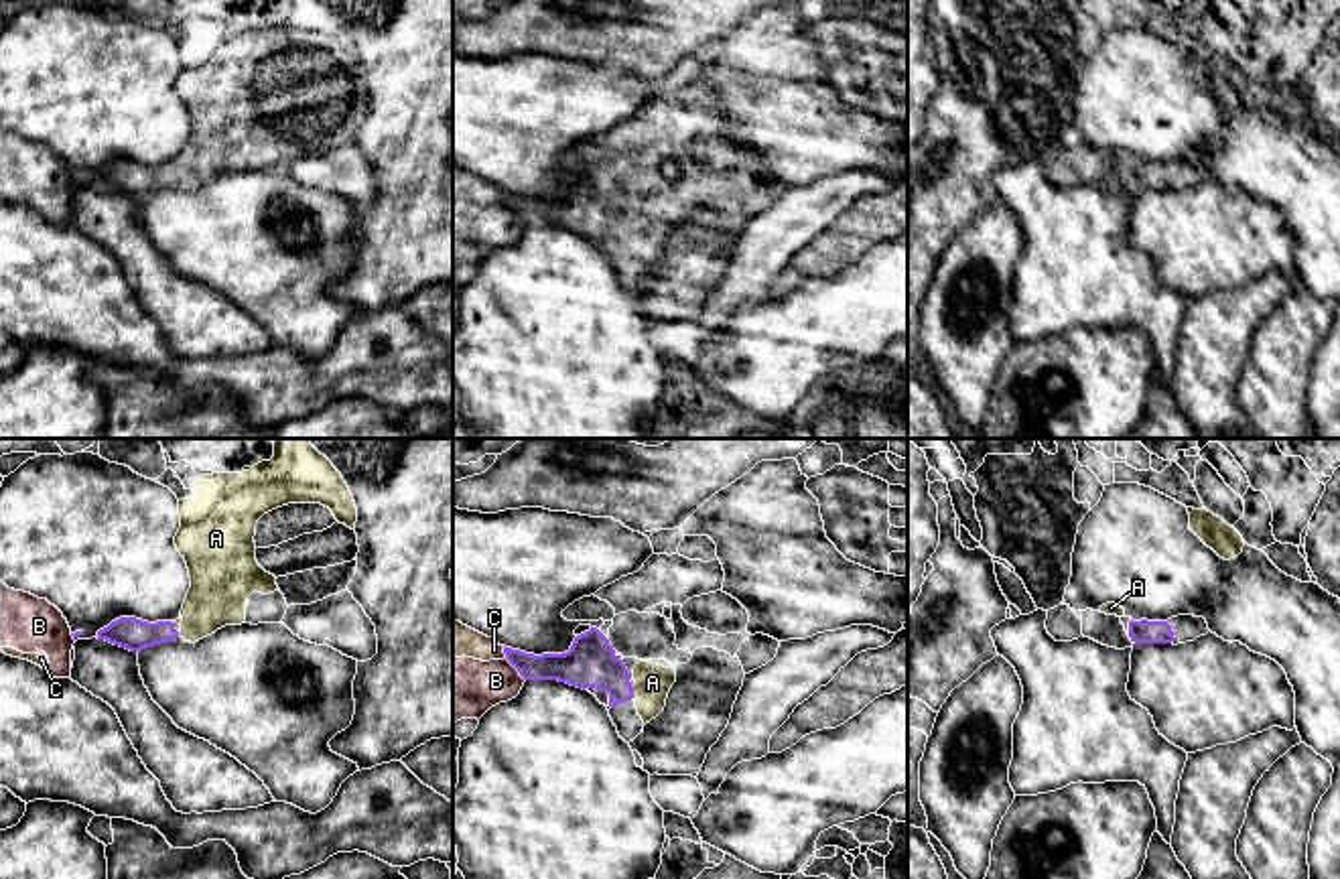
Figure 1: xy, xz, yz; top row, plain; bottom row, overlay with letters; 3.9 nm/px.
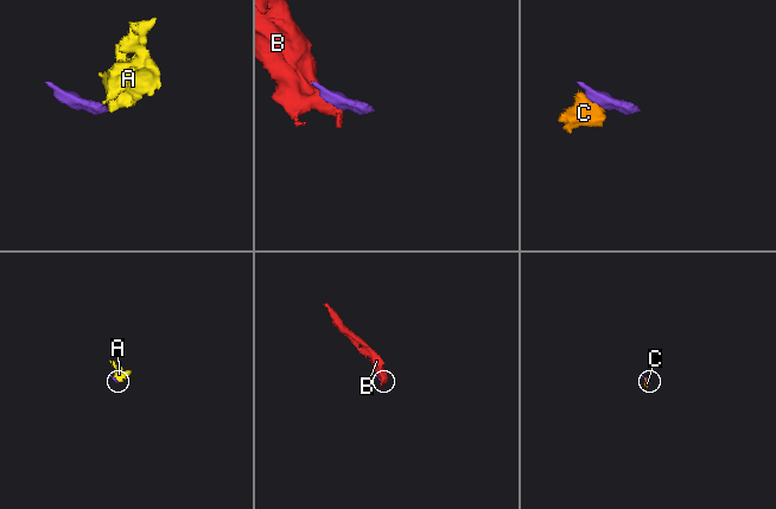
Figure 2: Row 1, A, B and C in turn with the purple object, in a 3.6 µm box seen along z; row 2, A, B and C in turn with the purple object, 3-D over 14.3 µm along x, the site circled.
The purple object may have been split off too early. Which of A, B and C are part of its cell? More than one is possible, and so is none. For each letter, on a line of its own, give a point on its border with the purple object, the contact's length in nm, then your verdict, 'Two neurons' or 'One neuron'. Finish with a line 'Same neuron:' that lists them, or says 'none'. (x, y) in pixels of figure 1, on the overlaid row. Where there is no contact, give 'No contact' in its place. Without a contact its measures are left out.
A: Touches purple at xz (632, 693). Shared border 50 nm. One neuron
B: Touches purple at xz (516, 668). Shared border 120 nm. Two neurons
C: Touches purple at xz (504, 652). Shared border 60 nm. Two neurons
Same neuron: A

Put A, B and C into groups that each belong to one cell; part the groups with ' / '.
A / B C

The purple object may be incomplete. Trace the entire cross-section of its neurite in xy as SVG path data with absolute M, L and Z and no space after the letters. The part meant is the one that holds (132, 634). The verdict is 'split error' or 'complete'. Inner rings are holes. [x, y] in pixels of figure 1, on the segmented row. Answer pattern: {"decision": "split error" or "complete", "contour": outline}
{"decision": "complete", "contour": "M120 617L97 631L97 639L138 654L146 648L175 641L177 637L179 631L173 621L148 623L136 617Z"}

